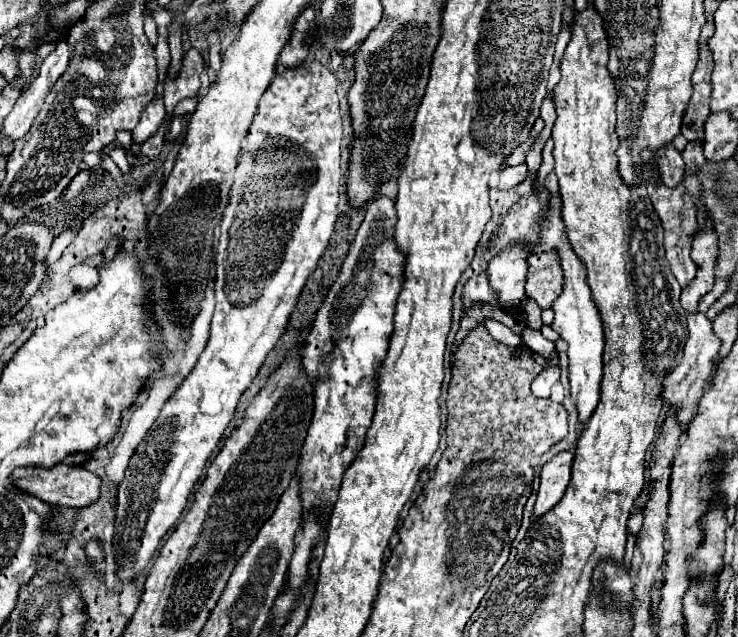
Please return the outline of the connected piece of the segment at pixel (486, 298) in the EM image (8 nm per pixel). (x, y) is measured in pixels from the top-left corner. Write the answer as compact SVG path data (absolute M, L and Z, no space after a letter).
M477 274L477 276L469 278L469 282L463 288L463 304L465 304L465 308L469 308L475 300L483 300L483 302L489 302L489 304L497 306L495 300L491 300L491 286L487 284L485 274Z

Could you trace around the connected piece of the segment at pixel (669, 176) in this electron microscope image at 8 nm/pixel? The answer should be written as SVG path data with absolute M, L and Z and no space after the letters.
M673 142L659 148L657 152L651 152L649 148L643 150L643 158L655 158L657 166L663 166L663 168L659 168L659 174L661 174L661 180L665 186L675 188L681 184L681 180L683 180L683 158L681 158L681 152L673 146Z

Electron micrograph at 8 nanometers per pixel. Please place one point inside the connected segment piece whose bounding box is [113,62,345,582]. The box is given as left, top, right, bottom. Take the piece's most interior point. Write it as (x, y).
(283, 205)

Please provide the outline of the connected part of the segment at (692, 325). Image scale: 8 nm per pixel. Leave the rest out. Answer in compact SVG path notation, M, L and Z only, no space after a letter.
M695 312L695 316L687 314L687 326L689 326L689 340L685 344L683 360L663 382L663 398L667 400L669 410L675 410L675 418L683 430L687 430L687 424L697 416L697 404L711 386L711 380L715 376L713 362L715 356L719 356L719 348L721 348L721 340L713 334L713 326L705 314L701 312Z

